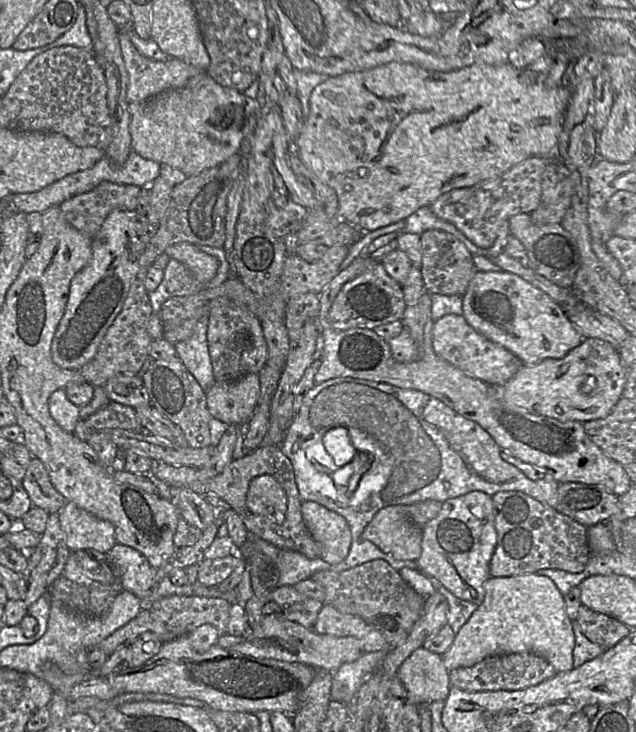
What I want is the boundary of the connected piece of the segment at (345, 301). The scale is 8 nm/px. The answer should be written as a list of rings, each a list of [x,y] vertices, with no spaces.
[[[381,262],[343,285],[327,314],[328,325],[335,330],[371,329],[401,320],[407,306],[401,285],[388,275]]]

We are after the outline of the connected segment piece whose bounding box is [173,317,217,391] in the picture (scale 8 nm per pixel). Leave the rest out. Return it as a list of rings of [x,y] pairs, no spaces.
[[[204,317],[198,321],[188,339],[173,344],[178,358],[205,391],[217,382],[207,343],[208,318]]]

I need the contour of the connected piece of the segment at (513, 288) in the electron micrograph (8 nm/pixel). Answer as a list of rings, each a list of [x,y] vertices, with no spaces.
[[[477,271],[462,300],[462,316],[467,323],[486,339],[513,353],[523,365],[534,365],[546,358],[561,359],[587,338],[575,330],[560,304],[512,273]]]

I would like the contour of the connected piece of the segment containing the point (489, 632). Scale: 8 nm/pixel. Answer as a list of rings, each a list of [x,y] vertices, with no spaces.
[[[537,573],[491,577],[484,583],[484,589],[484,601],[478,605],[469,620],[456,633],[451,647],[441,655],[443,663],[449,671],[472,667],[487,657],[513,653],[538,655],[548,661],[557,673],[568,672],[575,668],[573,665],[575,647],[573,623],[565,611],[564,595],[553,580]]]

